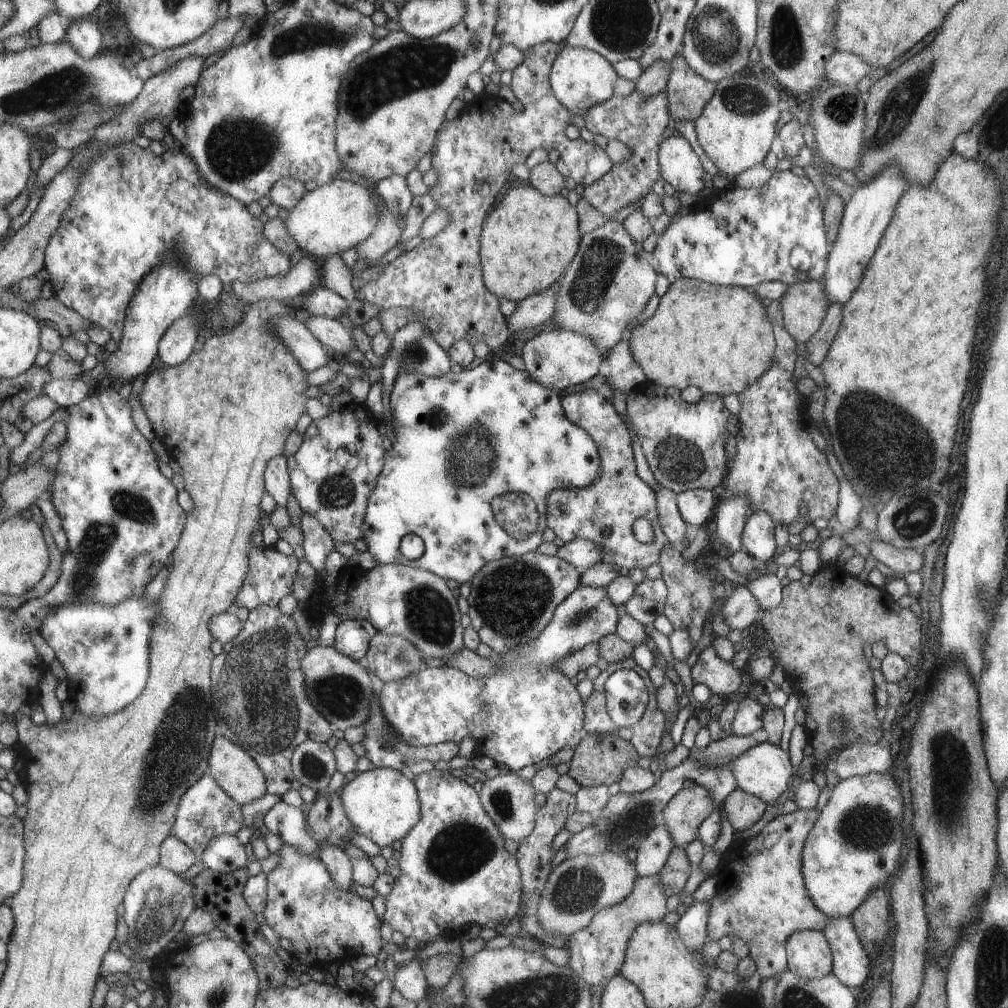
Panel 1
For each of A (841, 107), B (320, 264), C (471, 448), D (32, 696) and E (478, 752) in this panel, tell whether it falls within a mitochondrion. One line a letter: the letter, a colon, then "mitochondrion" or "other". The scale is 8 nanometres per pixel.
A: mitochondrion
B: other
C: mitochondrion
D: other
E: other

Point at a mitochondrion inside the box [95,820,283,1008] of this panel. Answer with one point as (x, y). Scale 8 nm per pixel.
(161, 904)

